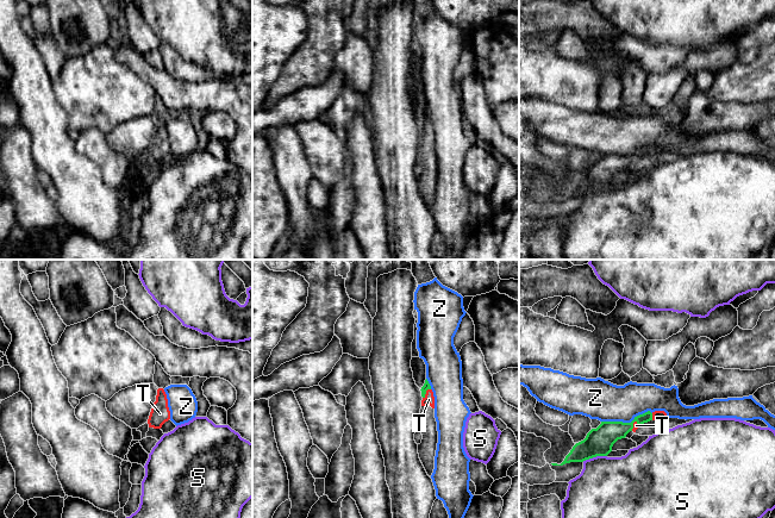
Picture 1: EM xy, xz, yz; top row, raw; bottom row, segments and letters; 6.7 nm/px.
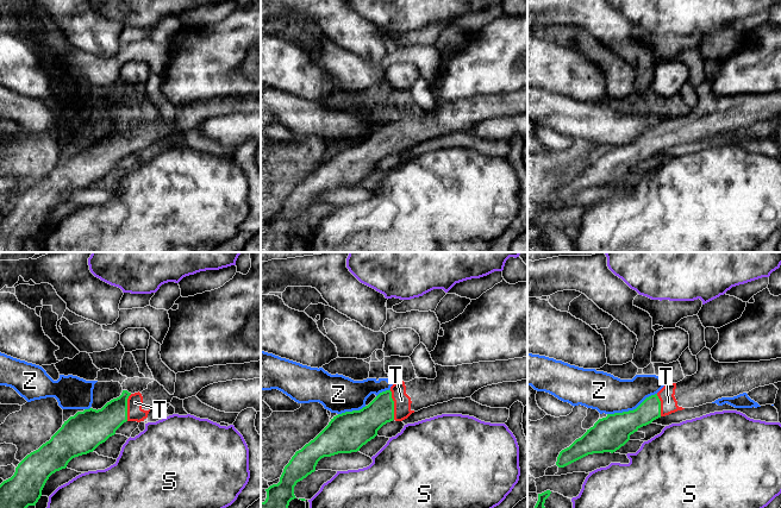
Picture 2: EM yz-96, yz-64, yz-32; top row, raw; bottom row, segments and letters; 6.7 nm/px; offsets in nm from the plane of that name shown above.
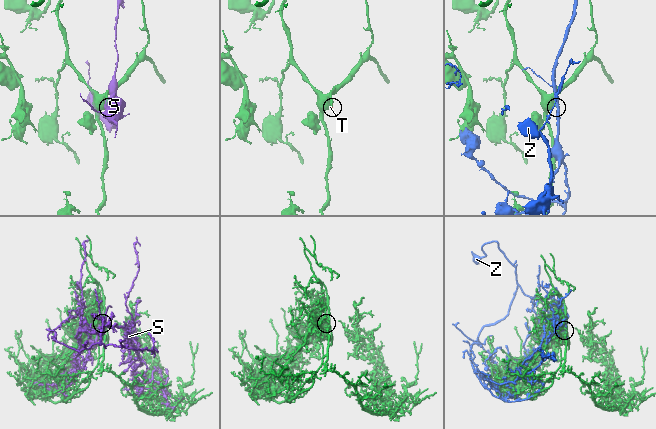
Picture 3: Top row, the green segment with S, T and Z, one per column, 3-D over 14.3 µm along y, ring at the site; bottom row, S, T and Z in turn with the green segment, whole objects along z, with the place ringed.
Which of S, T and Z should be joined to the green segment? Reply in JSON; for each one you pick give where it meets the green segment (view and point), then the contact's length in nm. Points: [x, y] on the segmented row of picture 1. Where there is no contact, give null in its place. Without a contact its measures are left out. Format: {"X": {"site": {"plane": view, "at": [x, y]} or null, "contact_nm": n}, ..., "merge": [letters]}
{"T": {"site": {"plane": "xz", "at": [425, 393]}, "contact_nm": 90}, "merge": ["T"]}

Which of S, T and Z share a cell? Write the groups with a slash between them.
S / T / Z

